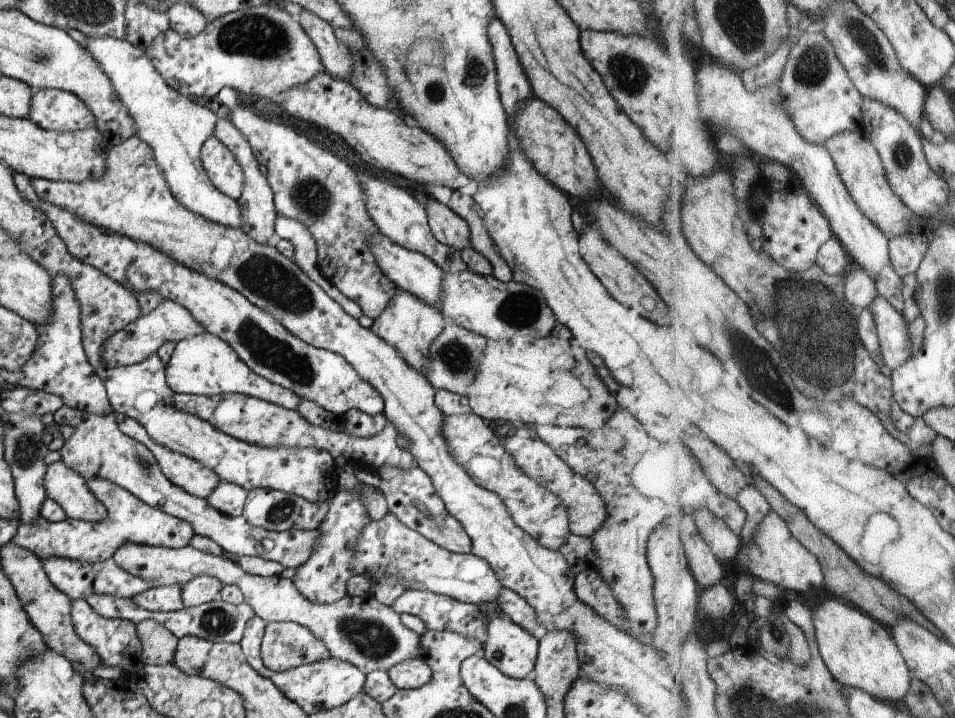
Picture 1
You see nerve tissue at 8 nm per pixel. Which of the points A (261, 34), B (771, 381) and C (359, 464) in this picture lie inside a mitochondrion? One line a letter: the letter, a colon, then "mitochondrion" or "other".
A: mitochondrion
B: mitochondrion
C: other

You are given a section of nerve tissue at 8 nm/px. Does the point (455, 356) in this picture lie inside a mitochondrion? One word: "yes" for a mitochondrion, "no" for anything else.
yes

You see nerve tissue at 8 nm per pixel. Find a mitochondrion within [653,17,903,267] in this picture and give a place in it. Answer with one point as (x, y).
(811, 67)

